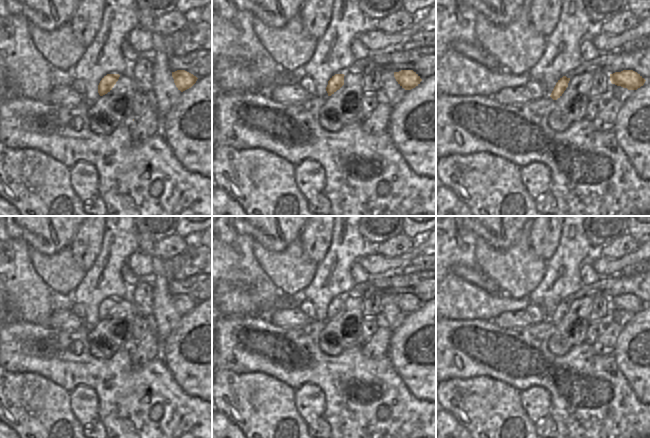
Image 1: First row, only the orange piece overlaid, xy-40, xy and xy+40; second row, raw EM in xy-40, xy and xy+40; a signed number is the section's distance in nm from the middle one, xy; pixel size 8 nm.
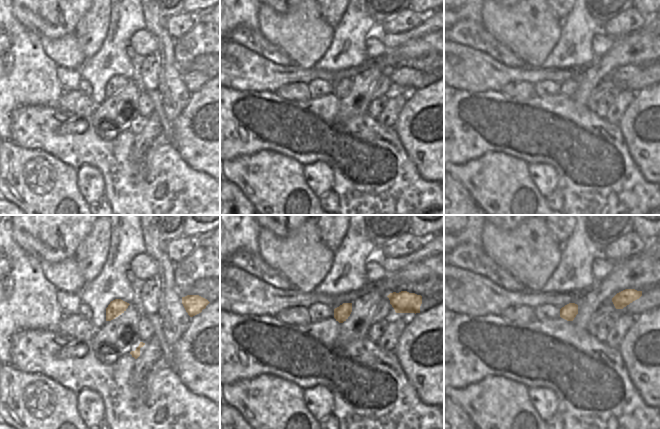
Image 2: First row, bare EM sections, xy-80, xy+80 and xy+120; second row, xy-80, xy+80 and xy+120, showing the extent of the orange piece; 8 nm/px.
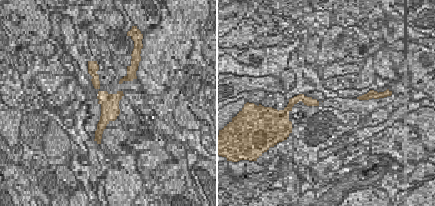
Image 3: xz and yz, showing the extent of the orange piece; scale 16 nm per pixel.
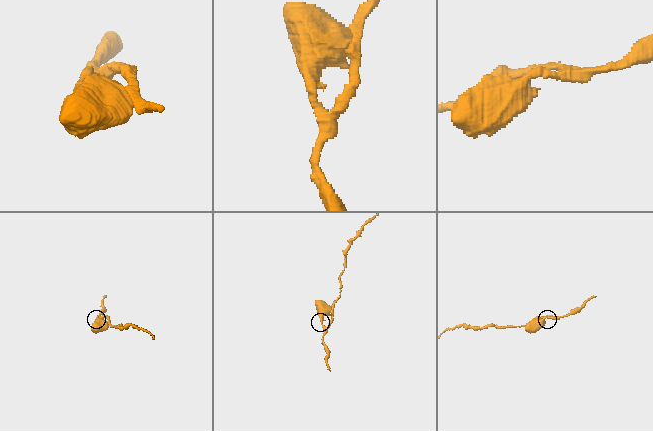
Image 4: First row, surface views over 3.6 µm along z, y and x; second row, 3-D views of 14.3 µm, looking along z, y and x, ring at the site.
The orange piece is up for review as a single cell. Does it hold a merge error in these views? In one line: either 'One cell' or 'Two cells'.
One cell.

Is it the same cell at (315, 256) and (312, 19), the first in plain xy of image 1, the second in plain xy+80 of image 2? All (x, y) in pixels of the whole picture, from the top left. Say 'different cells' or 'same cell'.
different cells

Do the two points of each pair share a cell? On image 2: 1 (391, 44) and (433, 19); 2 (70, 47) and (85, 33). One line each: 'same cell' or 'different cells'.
1: same cell
2: different cells

